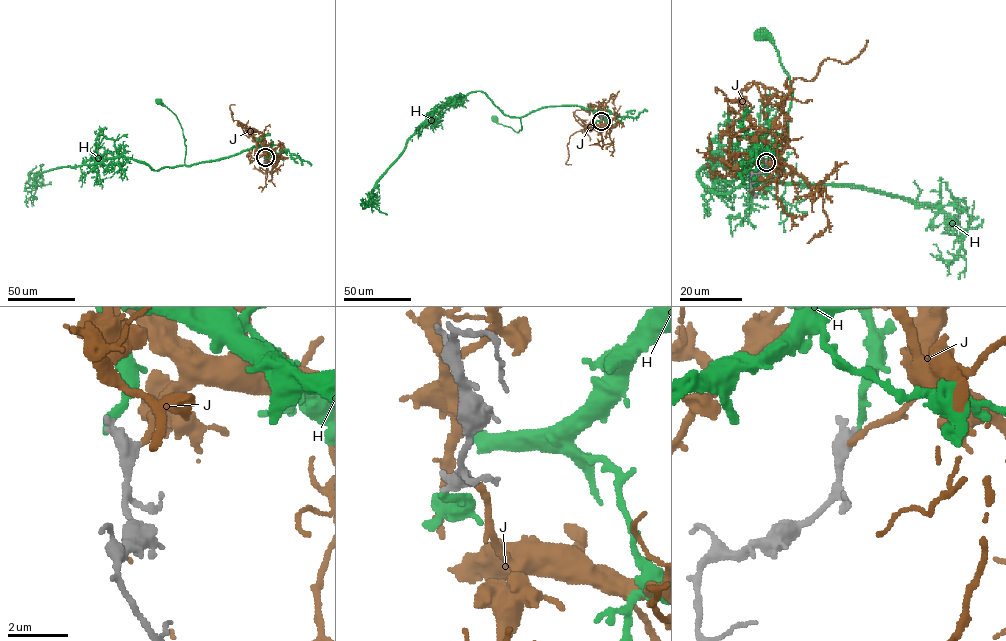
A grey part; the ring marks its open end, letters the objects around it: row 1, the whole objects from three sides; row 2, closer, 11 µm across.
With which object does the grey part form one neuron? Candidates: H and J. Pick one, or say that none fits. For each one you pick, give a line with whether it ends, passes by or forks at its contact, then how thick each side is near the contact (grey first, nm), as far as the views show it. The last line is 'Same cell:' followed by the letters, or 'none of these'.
J: it ends; calibres 320 and 200 nm
Same cell: J

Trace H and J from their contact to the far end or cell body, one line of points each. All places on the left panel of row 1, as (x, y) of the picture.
H: (264, 156), (264, 148), (258, 146), (185, 165), (182, 128), (176, 116), (159, 102)
J: (265, 157), (265, 151), (238, 122), (245, 129), (253, 130), (253, 155)

